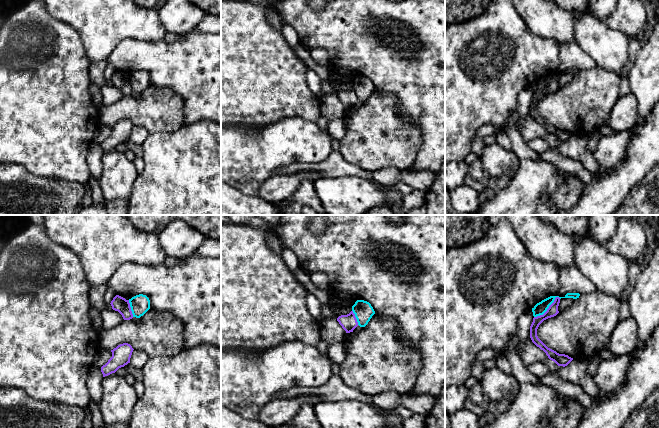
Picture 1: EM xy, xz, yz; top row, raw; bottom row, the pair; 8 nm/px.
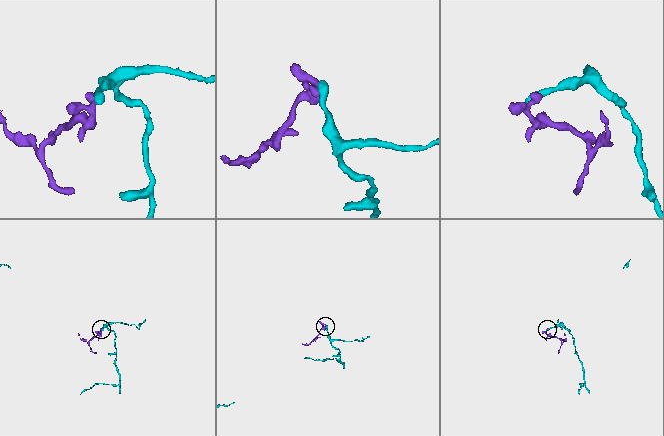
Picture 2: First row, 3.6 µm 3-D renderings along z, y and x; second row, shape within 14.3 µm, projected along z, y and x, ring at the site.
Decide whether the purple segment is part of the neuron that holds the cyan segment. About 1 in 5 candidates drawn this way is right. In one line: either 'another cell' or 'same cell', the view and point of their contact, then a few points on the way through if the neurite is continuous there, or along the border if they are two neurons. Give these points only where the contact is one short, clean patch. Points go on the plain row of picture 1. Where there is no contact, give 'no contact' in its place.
another cell; meets cyan in yz at (548, 83); border along yz (560, 74), (556, 73), (542, 90), (534, 93)

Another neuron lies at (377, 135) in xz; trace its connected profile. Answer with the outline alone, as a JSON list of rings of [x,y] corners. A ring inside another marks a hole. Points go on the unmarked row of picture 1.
[[[375,89],[358,108],[347,109],[344,121],[346,134],[340,140],[339,152],[347,162],[369,172],[385,167],[407,171],[412,167],[422,145],[422,130],[400,113],[399,101],[394,95]]]

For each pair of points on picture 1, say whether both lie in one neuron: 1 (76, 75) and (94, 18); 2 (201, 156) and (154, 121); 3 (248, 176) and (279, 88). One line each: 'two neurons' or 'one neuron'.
1: two neurons
2: two neurons
3: two neurons

